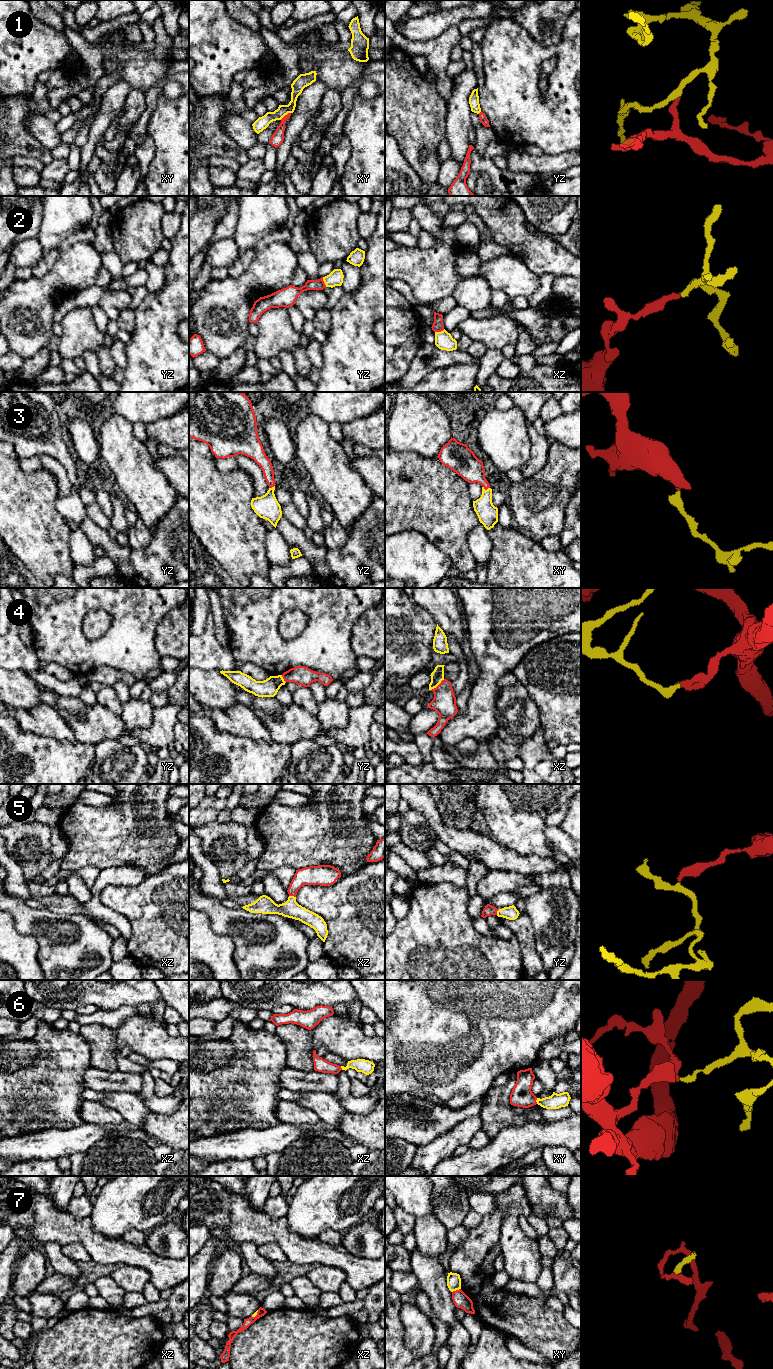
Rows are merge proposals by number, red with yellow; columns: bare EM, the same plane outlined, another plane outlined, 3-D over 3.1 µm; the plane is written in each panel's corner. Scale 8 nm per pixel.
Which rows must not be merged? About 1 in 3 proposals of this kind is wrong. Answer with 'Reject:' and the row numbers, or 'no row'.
Reject: 1, 4

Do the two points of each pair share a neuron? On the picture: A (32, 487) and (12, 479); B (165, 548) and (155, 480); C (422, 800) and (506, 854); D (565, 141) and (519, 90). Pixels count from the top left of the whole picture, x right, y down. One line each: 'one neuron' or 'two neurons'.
A: one neuron
B: two neurons
C: one neuron
D: one neuron

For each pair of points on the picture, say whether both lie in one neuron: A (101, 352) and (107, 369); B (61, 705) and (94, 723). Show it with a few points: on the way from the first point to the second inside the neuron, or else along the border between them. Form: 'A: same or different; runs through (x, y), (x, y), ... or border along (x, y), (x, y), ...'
A: same; runs through (104, 356), (107, 365)
B: same; runs through (69, 711), (86, 722)

